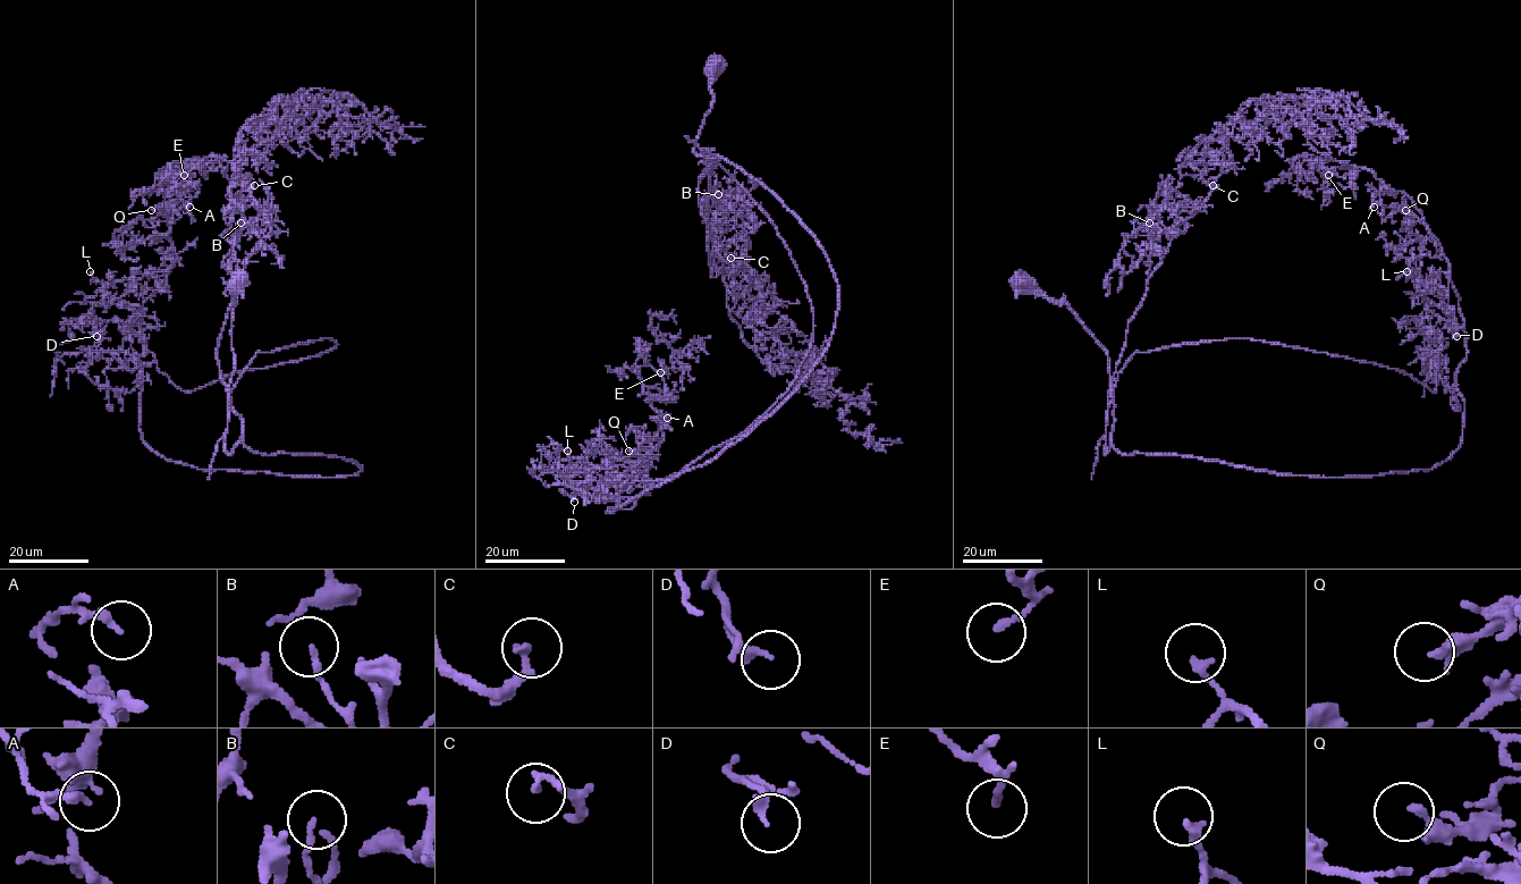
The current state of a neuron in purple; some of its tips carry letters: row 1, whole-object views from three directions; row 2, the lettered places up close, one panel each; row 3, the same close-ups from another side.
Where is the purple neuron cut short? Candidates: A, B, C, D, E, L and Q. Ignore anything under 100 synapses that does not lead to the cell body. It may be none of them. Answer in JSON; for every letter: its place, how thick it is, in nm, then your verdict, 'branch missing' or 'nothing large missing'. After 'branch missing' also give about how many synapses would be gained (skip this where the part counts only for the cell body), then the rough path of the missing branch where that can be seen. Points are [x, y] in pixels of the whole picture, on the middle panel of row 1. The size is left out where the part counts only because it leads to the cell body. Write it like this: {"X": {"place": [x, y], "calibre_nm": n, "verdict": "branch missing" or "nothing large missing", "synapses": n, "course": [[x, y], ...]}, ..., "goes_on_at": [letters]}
{"A": {"place": [667, 418], "calibre_nm": 200, "verdict": "nothing large missing"}, "B": {"place": [718, 194], "calibre_nm": 130, "verdict": "nothing large missing"}, "C": {"place": [731, 258], "calibre_nm": 180, "verdict": "branch missing", "synapses": 250, "course": [[731, 258], [740, 258], [749, 250], [754, 266], [763, 260], [762, 278], [776, 293]]}, "D": {"place": [574, 502], "calibre_nm": 200, "verdict": "nothing large missing"}, "E": {"place": [660, 372], "calibre_nm": 170, "verdict": "nothing large missing"}, "L": {"place": [567, 451], "calibre_nm": 200, "verdict": "nothing large missing"}, "Q": {"place": [628, 451], "calibre_nm": 170, "verdict": "branch missing", "synapses": 200, "course": [[628, 451], [603, 432], [584, 406], [586, 402], [605, 397]]}, "goes_on_at": ["C", "Q"]}

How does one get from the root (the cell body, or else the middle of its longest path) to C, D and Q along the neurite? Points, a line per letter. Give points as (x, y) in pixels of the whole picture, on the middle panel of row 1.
C: (712, 69), (712, 107), (694, 152), (712, 161), (708, 257), (716, 252), (726, 261), (731, 258)
D: (712, 69), (694, 152), (761, 182), (814, 238), (833, 334), (712, 459), (608, 511), (627, 510), (574, 502)
Q: (712, 69), (694, 152), (814, 238), (834, 330), (749, 431), (609, 512), (649, 494), (658, 451), (628, 451)

